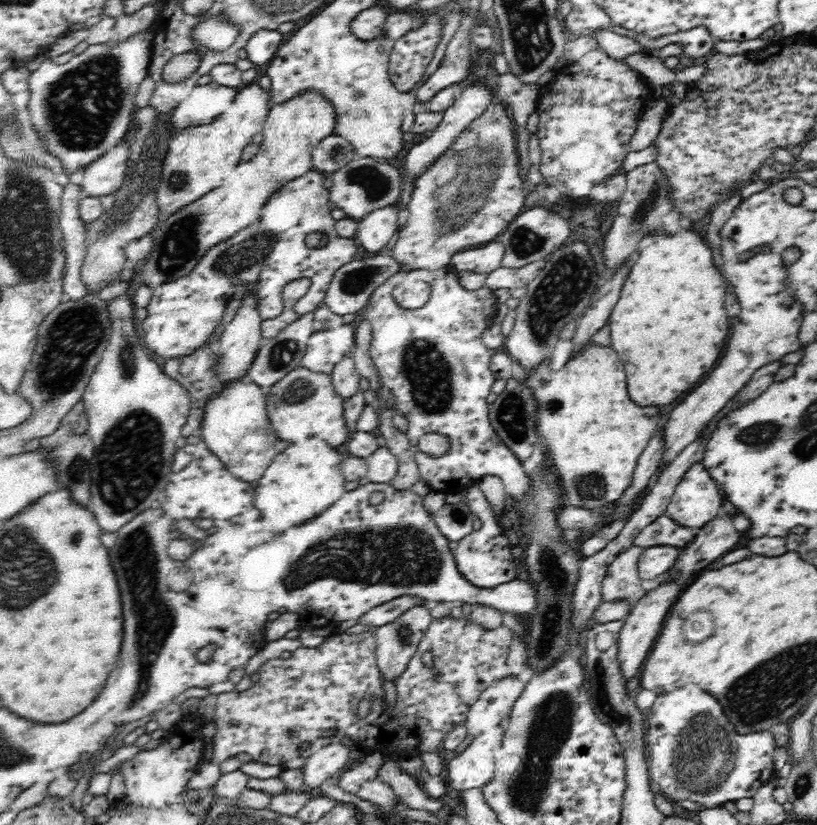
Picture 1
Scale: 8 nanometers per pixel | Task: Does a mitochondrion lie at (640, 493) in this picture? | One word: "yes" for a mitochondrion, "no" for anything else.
no

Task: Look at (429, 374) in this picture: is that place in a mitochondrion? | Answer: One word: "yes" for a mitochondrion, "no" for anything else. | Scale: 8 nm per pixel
yes

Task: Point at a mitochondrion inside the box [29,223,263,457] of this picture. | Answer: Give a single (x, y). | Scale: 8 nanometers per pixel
(72, 338)

